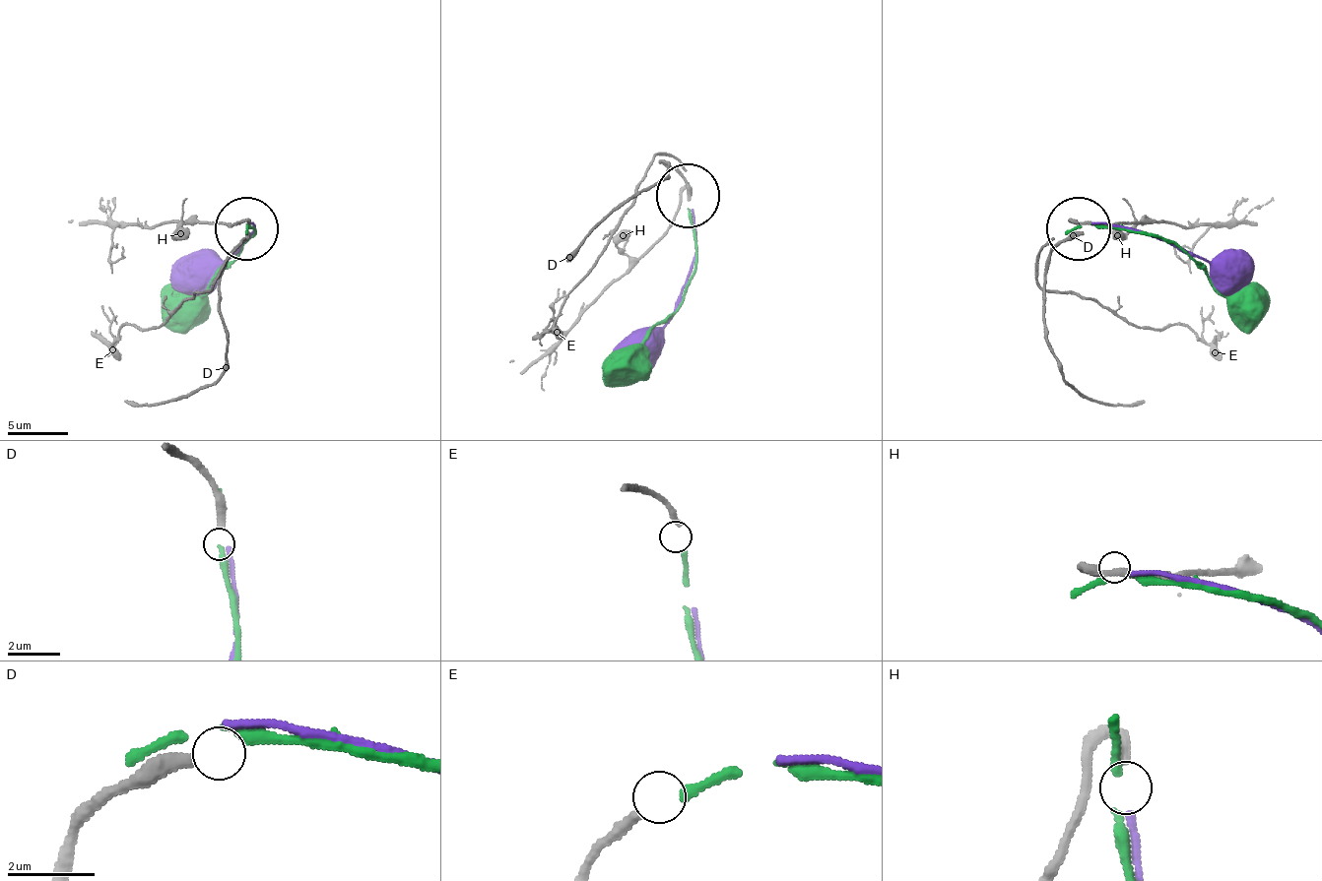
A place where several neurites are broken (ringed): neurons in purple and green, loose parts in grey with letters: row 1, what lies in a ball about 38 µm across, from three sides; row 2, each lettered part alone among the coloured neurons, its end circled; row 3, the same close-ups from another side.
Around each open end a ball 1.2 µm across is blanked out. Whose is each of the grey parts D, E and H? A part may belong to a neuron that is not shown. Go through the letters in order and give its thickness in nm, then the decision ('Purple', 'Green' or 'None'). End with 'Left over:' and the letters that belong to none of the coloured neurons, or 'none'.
D: Thickness 360 nm. None
E: Thickness 240 nm. Green
H: Thickness 340 nm. Purple
Left over: D

